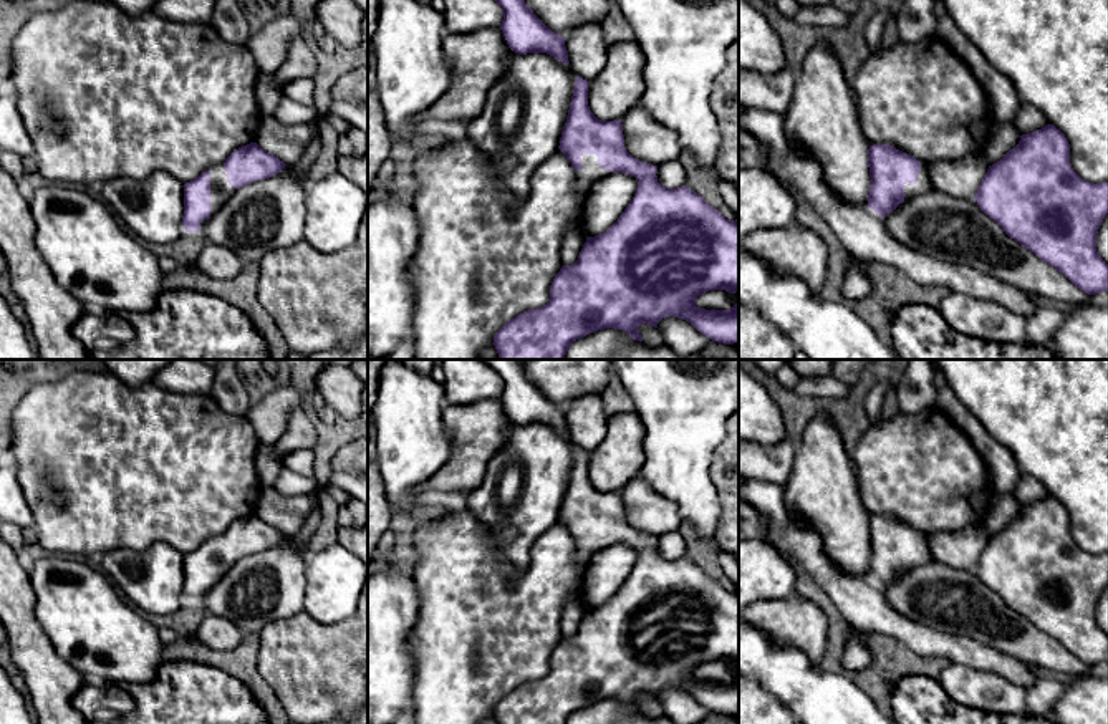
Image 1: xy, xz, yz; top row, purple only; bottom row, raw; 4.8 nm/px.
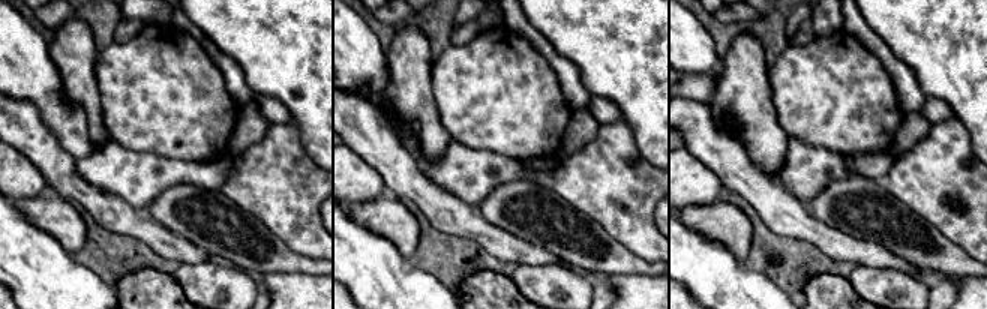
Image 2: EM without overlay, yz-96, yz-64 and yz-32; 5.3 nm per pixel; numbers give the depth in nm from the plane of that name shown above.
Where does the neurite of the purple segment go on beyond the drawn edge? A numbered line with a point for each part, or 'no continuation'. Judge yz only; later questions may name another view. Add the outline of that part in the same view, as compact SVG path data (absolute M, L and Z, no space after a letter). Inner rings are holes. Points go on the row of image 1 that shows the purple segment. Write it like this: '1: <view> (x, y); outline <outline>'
1: yz (923, 184); outline M921 164L921 171L916 176L916 184L911 186L909 182L904 184L904 200L929 192L932 189L929 174L927 174L927 166Z

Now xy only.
1: xy (221, 191); outline M224 162L210 167L209 171L210 171L210 215L214 215L237 189L229 184Z

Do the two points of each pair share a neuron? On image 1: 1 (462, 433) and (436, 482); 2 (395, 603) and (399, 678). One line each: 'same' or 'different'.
1: same
2: same

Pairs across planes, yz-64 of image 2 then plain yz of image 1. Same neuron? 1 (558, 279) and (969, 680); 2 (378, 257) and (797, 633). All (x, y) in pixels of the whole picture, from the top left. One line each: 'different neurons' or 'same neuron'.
1: same neuron
2: different neurons

